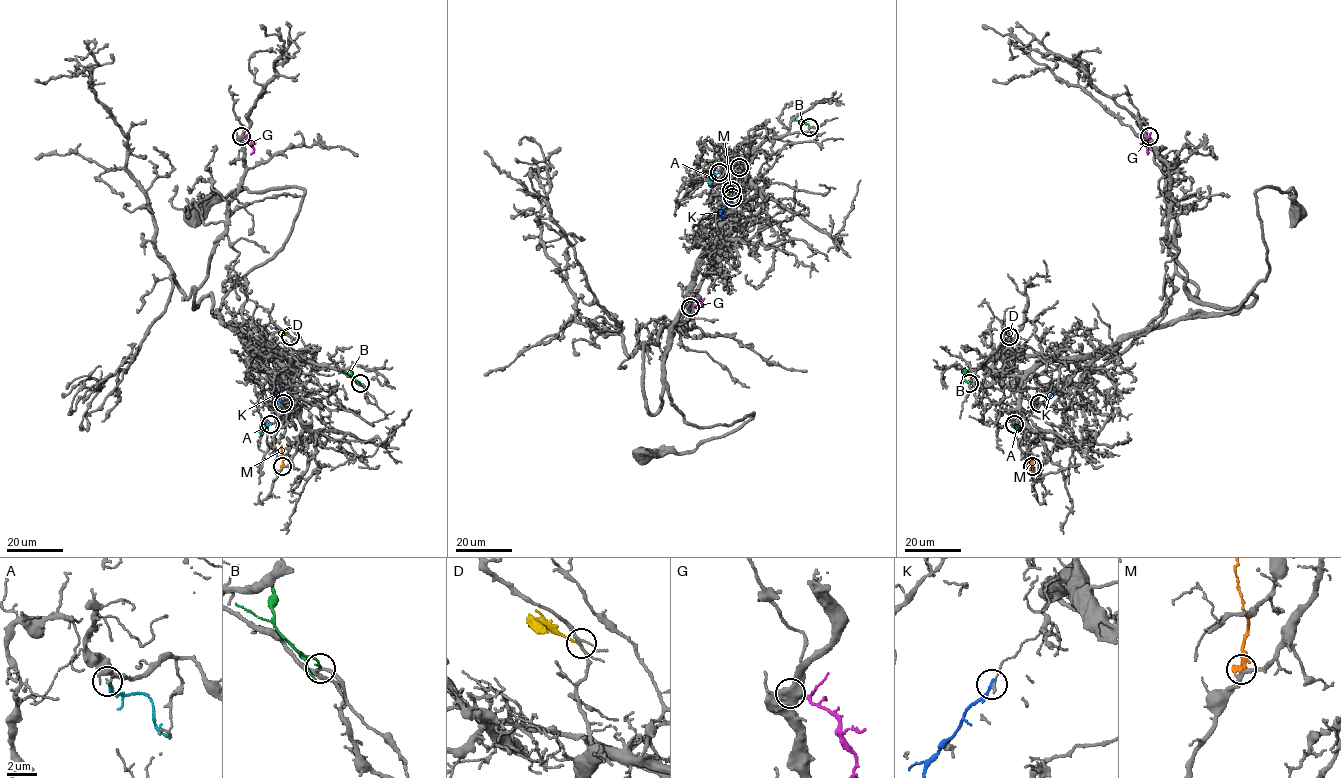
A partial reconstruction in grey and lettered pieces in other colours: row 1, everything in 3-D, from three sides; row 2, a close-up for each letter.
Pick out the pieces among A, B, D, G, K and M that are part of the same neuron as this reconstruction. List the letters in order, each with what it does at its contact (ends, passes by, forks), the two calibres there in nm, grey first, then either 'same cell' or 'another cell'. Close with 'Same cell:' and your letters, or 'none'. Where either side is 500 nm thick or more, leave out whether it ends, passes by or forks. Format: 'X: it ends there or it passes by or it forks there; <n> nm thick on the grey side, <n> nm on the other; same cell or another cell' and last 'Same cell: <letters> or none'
A: it ends there; 140 nm thick on the grey side, 160 nm on the other; another cell
B: it ends there; 170 nm thick on the grey side, 170 nm on the other; another cell
D: it ends there; 170 nm thick on the grey side, 140 nm on the other; another cell
G: 850 nm thick on the grey side, 170 nm on the other; another cell
K: it ends there; 150 nm thick on the grey side, 220 nm on the other; another cell
M: 280 nm thick on the grey side, 500 nm on the other; another cell
Same cell: none

